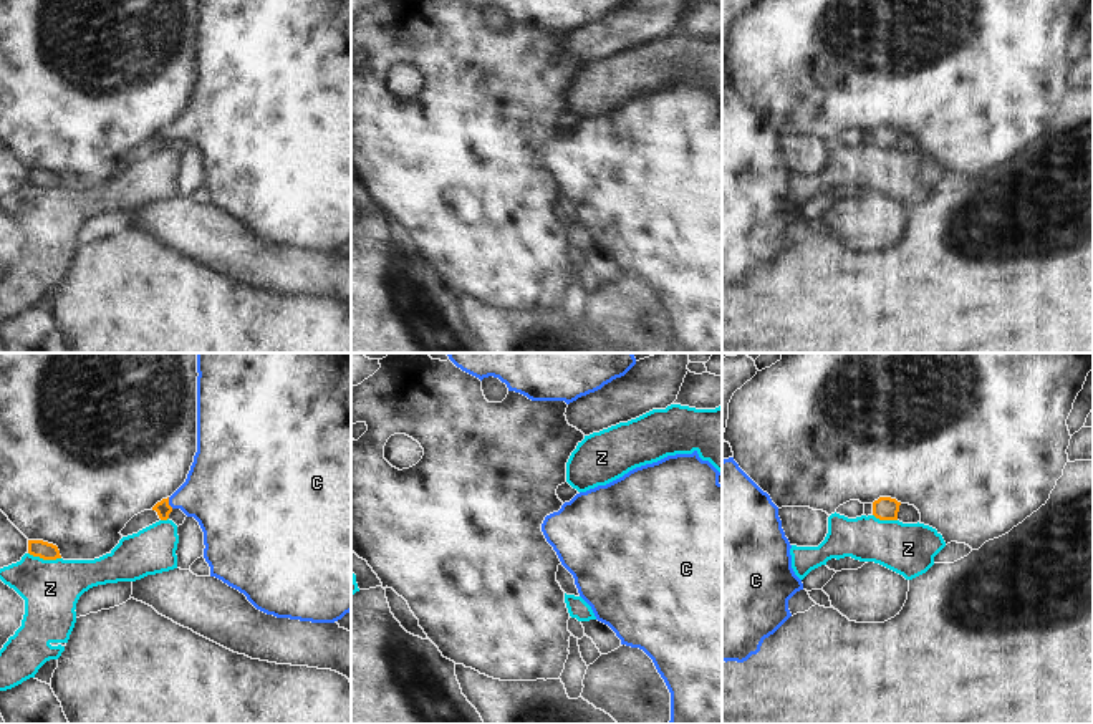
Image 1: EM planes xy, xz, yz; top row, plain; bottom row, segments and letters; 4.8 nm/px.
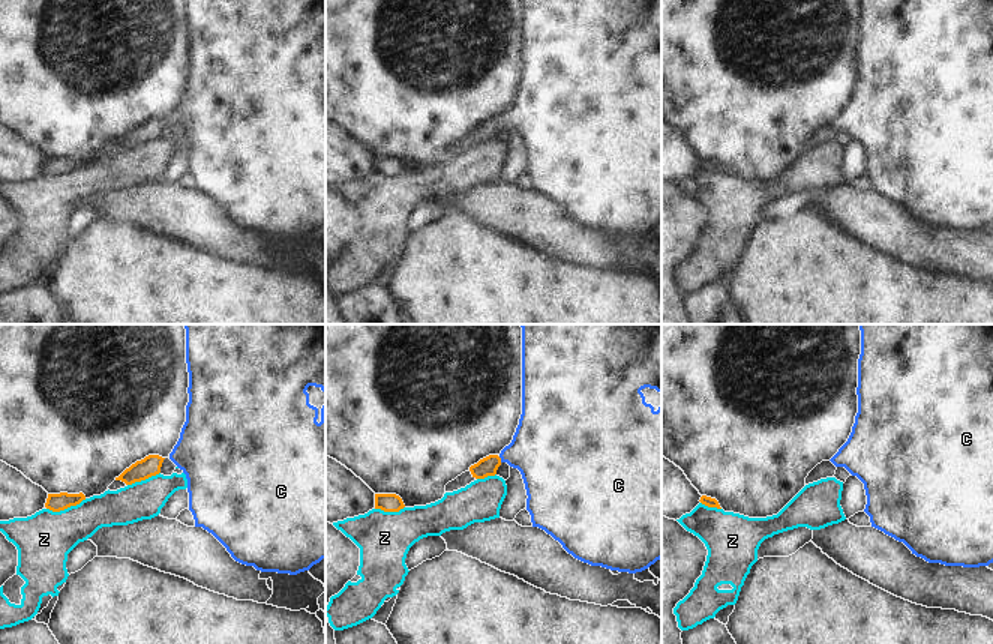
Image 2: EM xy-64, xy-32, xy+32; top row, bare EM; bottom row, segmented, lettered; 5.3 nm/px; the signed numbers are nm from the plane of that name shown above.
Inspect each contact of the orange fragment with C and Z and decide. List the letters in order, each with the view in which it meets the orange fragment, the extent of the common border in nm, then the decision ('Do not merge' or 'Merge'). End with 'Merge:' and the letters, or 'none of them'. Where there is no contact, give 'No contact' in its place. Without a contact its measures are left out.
C: Touches orange in xy. Shared border 60 nm. Merge
Z: Touches orange in xy. Shared border 160 nm. Do not merge
Merge: C.

